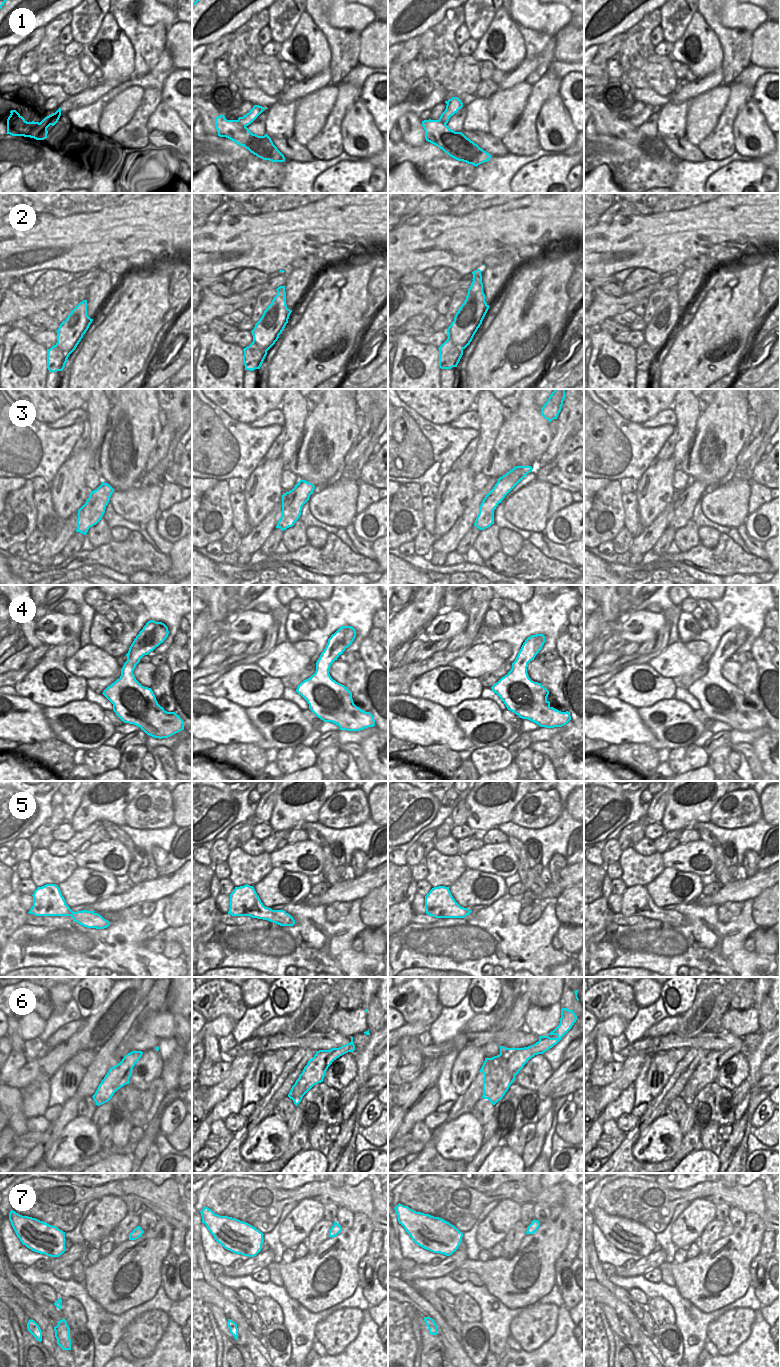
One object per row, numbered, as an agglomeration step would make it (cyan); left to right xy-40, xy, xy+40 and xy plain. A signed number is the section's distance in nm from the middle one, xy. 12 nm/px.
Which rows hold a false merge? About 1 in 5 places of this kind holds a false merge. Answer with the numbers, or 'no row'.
1, 2, 6

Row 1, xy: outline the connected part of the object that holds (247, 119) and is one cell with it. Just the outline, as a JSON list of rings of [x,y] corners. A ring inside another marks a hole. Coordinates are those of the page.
[[[254,105],[249,113],[244,115],[243,117],[238,118],[238,122],[242,126],[246,127],[250,125],[263,112],[264,109],[268,109],[268,108],[264,108],[259,105]]]

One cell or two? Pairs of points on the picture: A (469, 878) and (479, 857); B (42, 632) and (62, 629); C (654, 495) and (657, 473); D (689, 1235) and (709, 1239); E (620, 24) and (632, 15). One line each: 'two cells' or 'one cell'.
A: two cells
B: one cell
C: one cell
D: two cells
E: one cell

